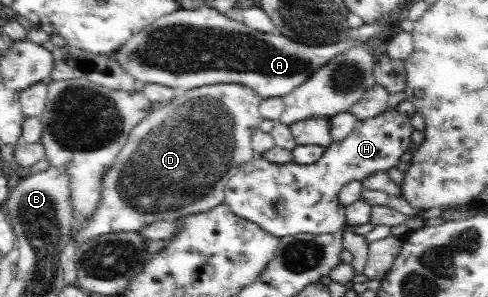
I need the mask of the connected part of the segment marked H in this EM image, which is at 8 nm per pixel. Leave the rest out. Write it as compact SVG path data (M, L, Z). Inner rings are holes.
M395 108L385 110L382 114L371 119L359 120L356 122L354 130L343 138L340 142L333 142L322 156L312 164L272 164L263 158L254 158L246 162L228 179L223 188L224 201L232 209L232 212L252 221L262 230L268 232L276 238L282 239L288 236L299 234L336 234L340 230L346 229L346 211L339 201L340 189L350 180L362 180L371 172L377 170L386 171L396 166L396 163L403 158L403 152L409 146L410 134L413 126L410 117L406 113L398 112Z

